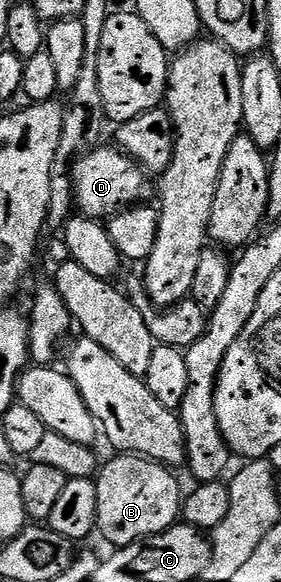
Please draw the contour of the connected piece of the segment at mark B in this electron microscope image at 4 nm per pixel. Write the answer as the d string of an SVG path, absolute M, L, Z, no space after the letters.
M136 454L117 456L100 469L95 482L99 494L96 529L116 549L172 528L178 523L183 510L183 491L168 465Z

